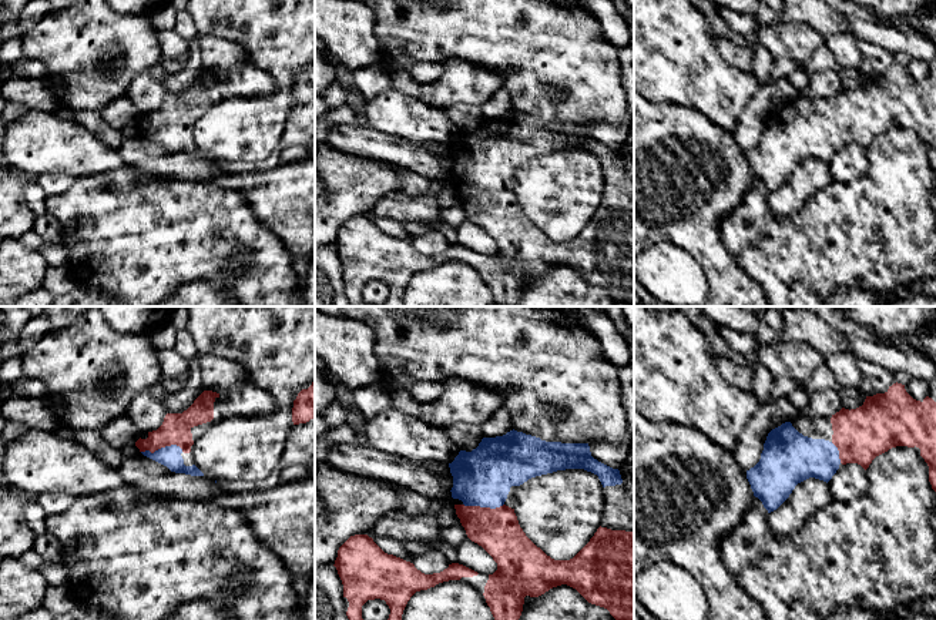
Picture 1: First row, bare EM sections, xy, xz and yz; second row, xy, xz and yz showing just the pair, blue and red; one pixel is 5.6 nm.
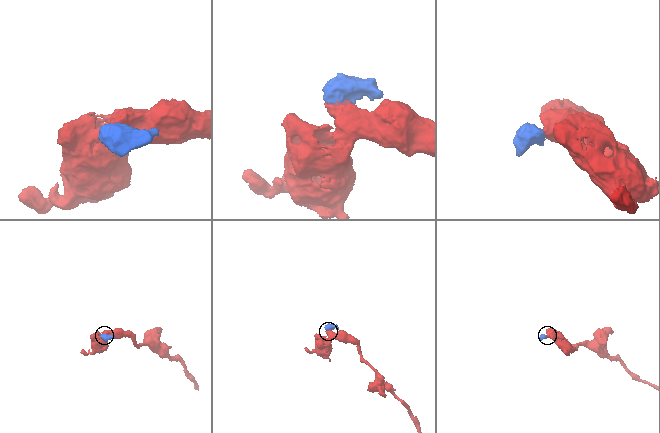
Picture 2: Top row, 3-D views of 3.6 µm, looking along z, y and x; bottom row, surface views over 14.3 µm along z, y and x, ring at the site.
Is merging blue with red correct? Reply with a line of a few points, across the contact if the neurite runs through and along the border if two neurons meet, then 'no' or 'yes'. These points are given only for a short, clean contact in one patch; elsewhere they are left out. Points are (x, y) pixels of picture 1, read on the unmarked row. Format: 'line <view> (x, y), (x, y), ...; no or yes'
line xy (170, 137), (161, 128), (174, 116), (175, 110); yes

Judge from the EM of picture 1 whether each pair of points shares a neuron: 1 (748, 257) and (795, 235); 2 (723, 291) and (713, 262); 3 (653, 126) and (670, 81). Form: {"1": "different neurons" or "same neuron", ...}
{"1": "same neuron", "2": "same neuron", "3": "different neurons"}

